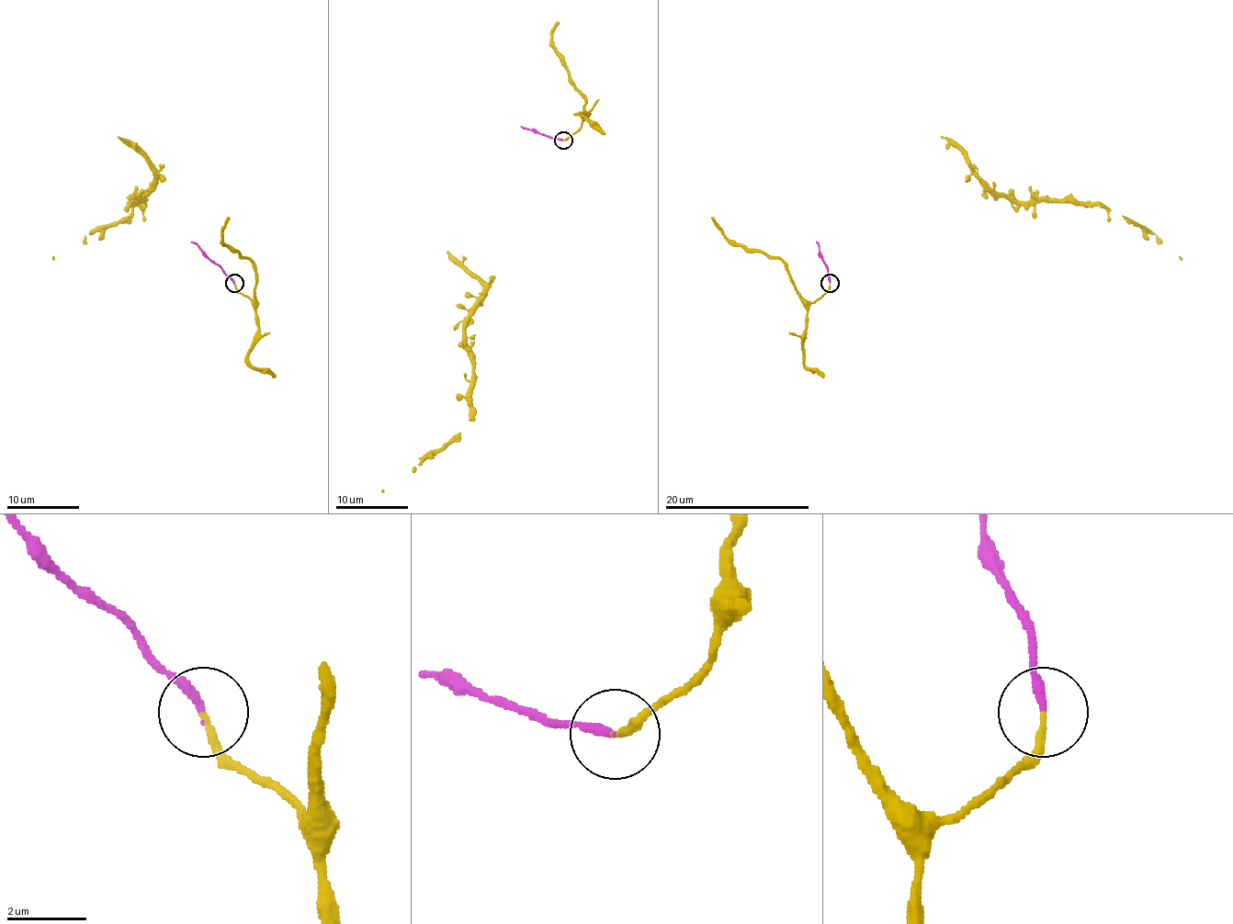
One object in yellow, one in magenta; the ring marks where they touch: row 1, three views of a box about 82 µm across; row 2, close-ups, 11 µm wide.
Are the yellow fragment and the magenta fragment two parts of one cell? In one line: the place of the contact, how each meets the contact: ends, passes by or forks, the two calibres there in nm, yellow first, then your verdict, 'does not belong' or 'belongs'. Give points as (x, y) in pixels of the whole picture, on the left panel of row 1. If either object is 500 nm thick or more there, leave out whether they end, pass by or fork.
place (234, 283); yellow ends; magenta ends; calibres 170 and 220 nm; belongs

